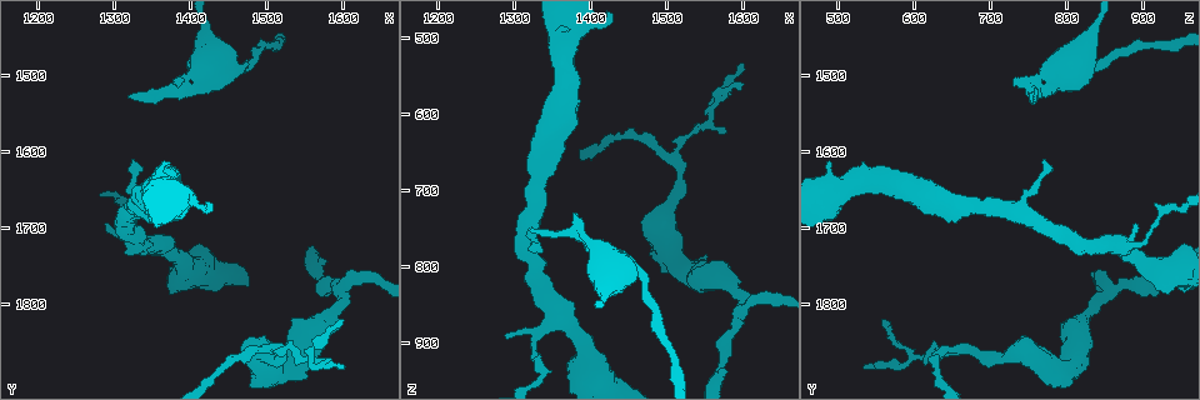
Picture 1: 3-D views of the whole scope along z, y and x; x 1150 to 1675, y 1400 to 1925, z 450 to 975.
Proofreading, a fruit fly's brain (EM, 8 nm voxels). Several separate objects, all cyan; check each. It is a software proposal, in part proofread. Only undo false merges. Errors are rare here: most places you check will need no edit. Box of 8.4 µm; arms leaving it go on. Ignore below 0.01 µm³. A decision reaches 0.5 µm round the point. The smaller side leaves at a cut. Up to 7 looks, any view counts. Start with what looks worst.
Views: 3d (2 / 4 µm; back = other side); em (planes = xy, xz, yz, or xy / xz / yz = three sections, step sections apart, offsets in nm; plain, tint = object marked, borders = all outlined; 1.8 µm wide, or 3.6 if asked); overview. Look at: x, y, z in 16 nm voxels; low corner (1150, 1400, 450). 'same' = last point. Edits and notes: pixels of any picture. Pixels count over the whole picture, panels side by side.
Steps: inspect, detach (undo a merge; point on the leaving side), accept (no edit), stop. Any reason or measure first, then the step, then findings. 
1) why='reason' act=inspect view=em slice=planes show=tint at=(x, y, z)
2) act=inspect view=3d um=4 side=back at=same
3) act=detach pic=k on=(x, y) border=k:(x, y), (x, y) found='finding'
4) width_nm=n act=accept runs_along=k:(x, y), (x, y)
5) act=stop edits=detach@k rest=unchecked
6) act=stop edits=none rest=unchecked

why='thick turns thin' act=inspect view=em um=3.6 slice=planes show=tint at=(1415, 1495, 780)

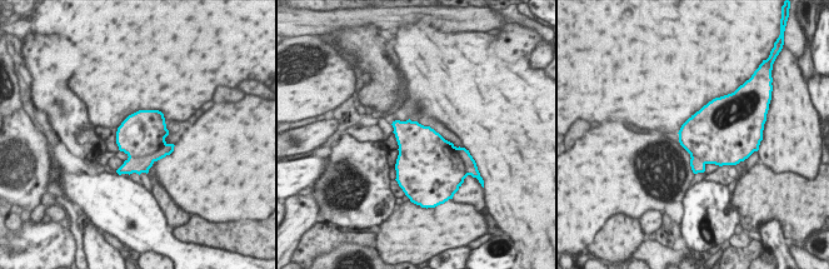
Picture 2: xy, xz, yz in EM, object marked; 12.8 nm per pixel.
width_nm=600 act=detach pic=2 on=(138, 165) border=2:(165, 143), (151, 154), (129, 158) found='a second cell is stuck on'

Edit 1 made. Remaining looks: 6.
act=inspect view=3d um=2 at=(1560, 1865, 600)

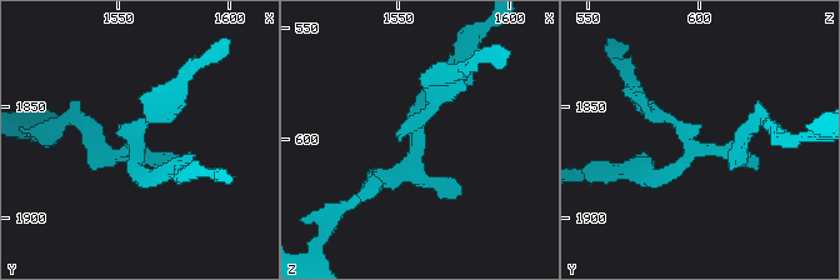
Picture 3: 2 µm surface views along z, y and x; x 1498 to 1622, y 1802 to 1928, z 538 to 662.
act=inspect view=em slice=planes show=plain at=(1559, 1869, 598)

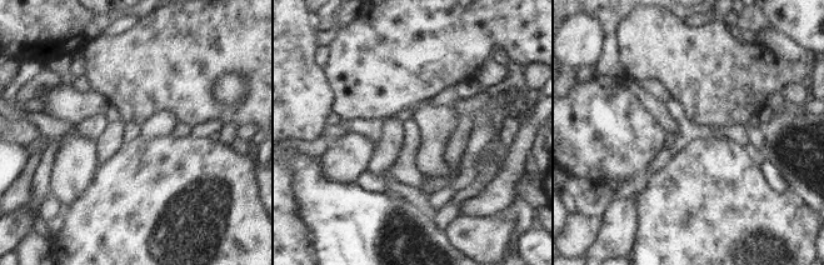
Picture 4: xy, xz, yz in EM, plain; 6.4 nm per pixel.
act=inspect view=em slice=planes show=tint at=same

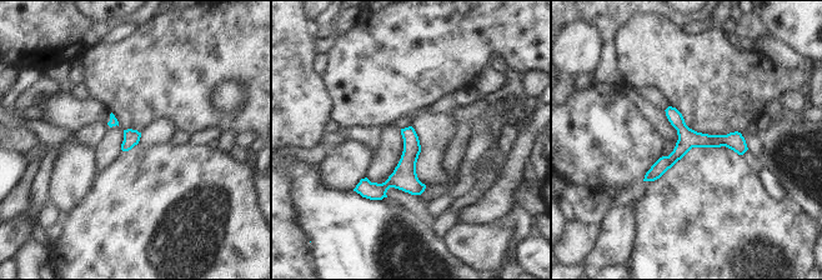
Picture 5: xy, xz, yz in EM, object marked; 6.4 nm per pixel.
act=accept found='continuous, no second cell'

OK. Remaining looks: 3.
why='three arms meet' act=inspect view=3d um=2 at=(1360, 1720, 865)

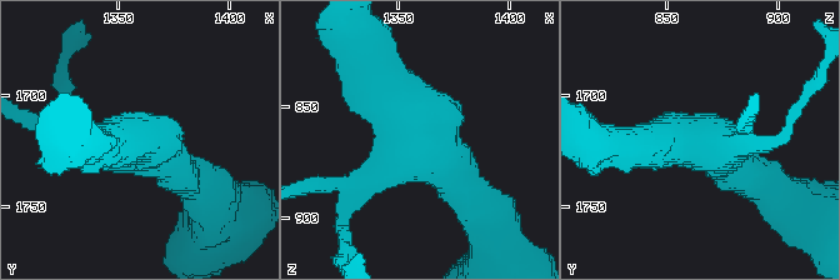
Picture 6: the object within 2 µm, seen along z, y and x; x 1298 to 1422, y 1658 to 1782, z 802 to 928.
arms=3 why='need the tissue' act=inspect view=em slice=planes show=tint at=(1358, 1720, 862)

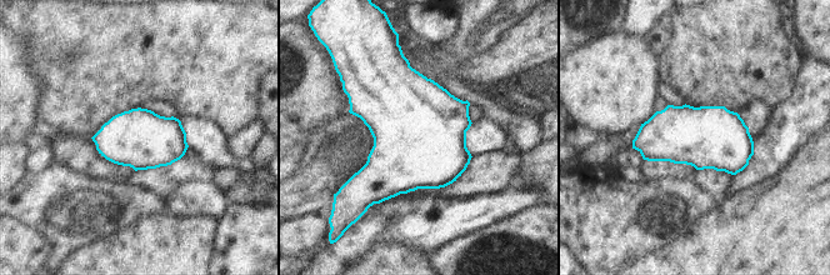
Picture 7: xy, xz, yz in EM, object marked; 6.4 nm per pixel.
act=accept found='one cell here'

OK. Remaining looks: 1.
act=stop edits=detach@2 rest=unchecked

